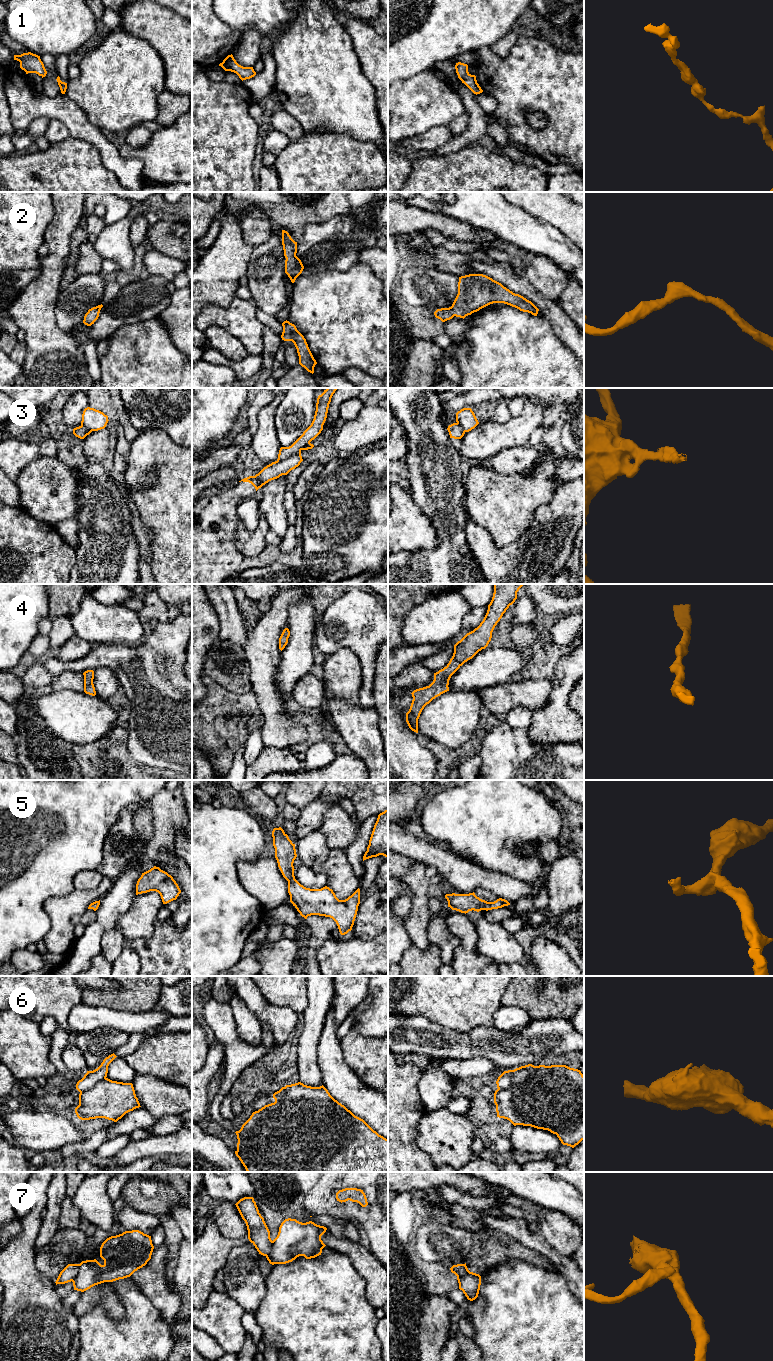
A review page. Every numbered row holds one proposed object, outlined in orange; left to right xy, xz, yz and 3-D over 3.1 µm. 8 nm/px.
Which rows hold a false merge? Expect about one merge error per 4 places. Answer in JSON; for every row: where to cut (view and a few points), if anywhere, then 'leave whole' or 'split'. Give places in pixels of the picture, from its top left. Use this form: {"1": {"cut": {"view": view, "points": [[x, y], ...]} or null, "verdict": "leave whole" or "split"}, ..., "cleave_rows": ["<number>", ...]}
{"1": {"cut": null, "verdict": "leave whole"}, "2": {"cut": null, "verdict": "leave whole"}, "3": {"cut": {"view": "xz", "points": [[309, 442], [298, 452], [271, 464]]}, "verdict": "split"}, "4": {"cut": null, "verdict": "leave whole"}, "5": {"cut": null, "verdict": "leave whole"}, "6": {"cut": {"view": "yz", "points": [[512, 1070], [512, 1083], [506, 1088], [498, 1089]]}, "verdict": "split"}, "7": {"cut": {"view": "xy", "points": [[79, 1264], [77, 1274], [72, 1281]]}, "verdict": "split"}, "cleave_rows": ["3", "6", "7"]}

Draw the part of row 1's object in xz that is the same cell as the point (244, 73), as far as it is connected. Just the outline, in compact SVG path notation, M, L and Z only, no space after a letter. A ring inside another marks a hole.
M232 54L228 55L219 66L221 66L225 71L236 73L242 81L250 79L256 75L253 67L243 67L239 65Z

